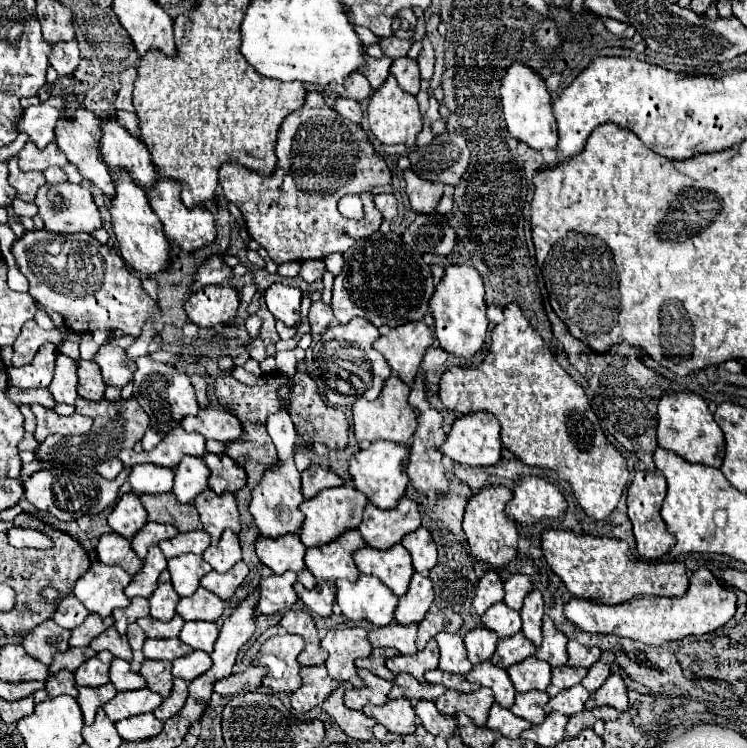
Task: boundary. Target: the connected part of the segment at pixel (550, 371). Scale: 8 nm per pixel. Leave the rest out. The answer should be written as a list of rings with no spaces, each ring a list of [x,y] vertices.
[[[514,302],[504,308],[504,322],[496,324],[492,330],[492,342],[488,348],[488,354],[482,364],[474,368],[458,368],[452,366],[444,372],[440,378],[440,400],[446,408],[454,410],[456,414],[468,414],[486,410],[492,412],[500,426],[500,438],[502,444],[524,464],[528,466],[540,466],[540,468],[552,468],[560,476],[564,476],[572,492],[582,506],[582,510],[594,518],[604,520],[618,504],[626,484],[628,484],[628,468],[626,458],[608,442],[604,436],[596,414],[592,412],[592,406],[588,402],[588,396],[584,388],[556,362],[554,354],[542,340],[542,336],[530,326],[526,316],[522,314],[522,308]]]

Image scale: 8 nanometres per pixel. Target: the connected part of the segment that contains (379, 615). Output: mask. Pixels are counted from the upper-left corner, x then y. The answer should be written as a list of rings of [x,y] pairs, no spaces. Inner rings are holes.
[[[360,574],[356,582],[336,580],[336,604],[352,622],[368,620],[374,626],[386,626],[394,618],[398,596],[378,578]]]

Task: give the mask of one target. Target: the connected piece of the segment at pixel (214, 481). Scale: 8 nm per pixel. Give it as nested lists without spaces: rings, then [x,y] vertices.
[[[204,454],[204,464],[210,468],[208,486],[222,494],[222,492],[236,492],[246,484],[246,472],[240,464],[236,464],[232,458],[218,456],[218,454]]]

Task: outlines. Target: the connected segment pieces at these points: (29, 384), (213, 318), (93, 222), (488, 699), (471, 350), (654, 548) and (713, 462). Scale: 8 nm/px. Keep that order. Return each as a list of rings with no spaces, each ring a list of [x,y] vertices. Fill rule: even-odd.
[[[46,342],[36,352],[34,360],[28,366],[8,368],[10,386],[18,386],[18,388],[46,388],[46,386],[50,386],[58,352],[60,352],[60,346]]]
[[[212,284],[192,292],[184,302],[184,310],[196,326],[212,328],[216,324],[232,322],[238,312],[238,304],[236,288]]]
[[[62,182],[56,186],[44,184],[42,188],[38,188],[34,204],[38,206],[38,216],[42,218],[46,230],[54,234],[76,234],[76,232],[94,234],[102,226],[100,212],[92,200],[90,190],[80,184],[72,184],[72,182]]]
[[[480,688],[476,692],[458,692],[458,690],[446,690],[438,700],[436,708],[446,714],[454,716],[458,712],[466,712],[476,726],[484,726],[488,720],[488,710],[494,702],[490,688]]]
[[[448,264],[444,268],[444,278],[430,298],[430,310],[434,316],[436,338],[446,352],[462,358],[472,358],[482,348],[488,330],[488,318],[482,276],[472,266]]]
[[[638,470],[630,488],[628,488],[628,518],[634,526],[634,538],[636,538],[636,550],[640,556],[648,560],[656,560],[664,556],[676,542],[676,538],[668,532],[666,522],[660,516],[660,506],[666,496],[666,480],[664,474],[658,472],[642,472]]]
[[[676,392],[676,394],[664,394],[660,398],[658,446],[680,454],[688,462],[720,468],[724,458],[724,434],[716,424],[716,420],[712,418],[712,412],[708,410],[706,400],[698,392]]]

